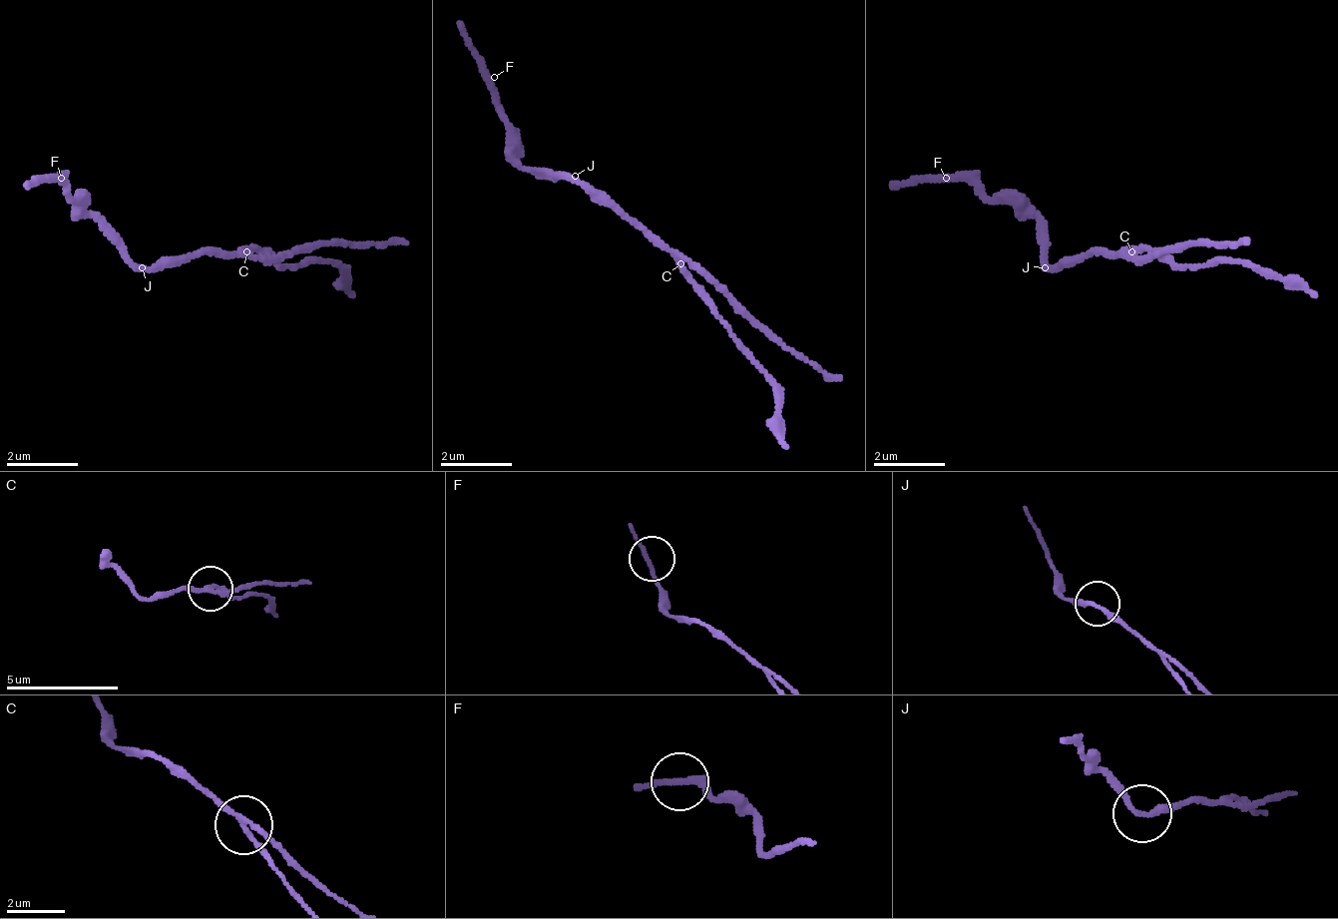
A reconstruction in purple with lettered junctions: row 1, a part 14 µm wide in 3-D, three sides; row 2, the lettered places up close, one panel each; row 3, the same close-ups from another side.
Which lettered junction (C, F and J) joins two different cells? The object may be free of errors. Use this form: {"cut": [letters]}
{"cut": ["C"]}

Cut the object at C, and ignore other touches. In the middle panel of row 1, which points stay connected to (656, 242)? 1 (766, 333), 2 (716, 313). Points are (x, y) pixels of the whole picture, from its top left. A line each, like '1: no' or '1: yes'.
1: yes
2: no

